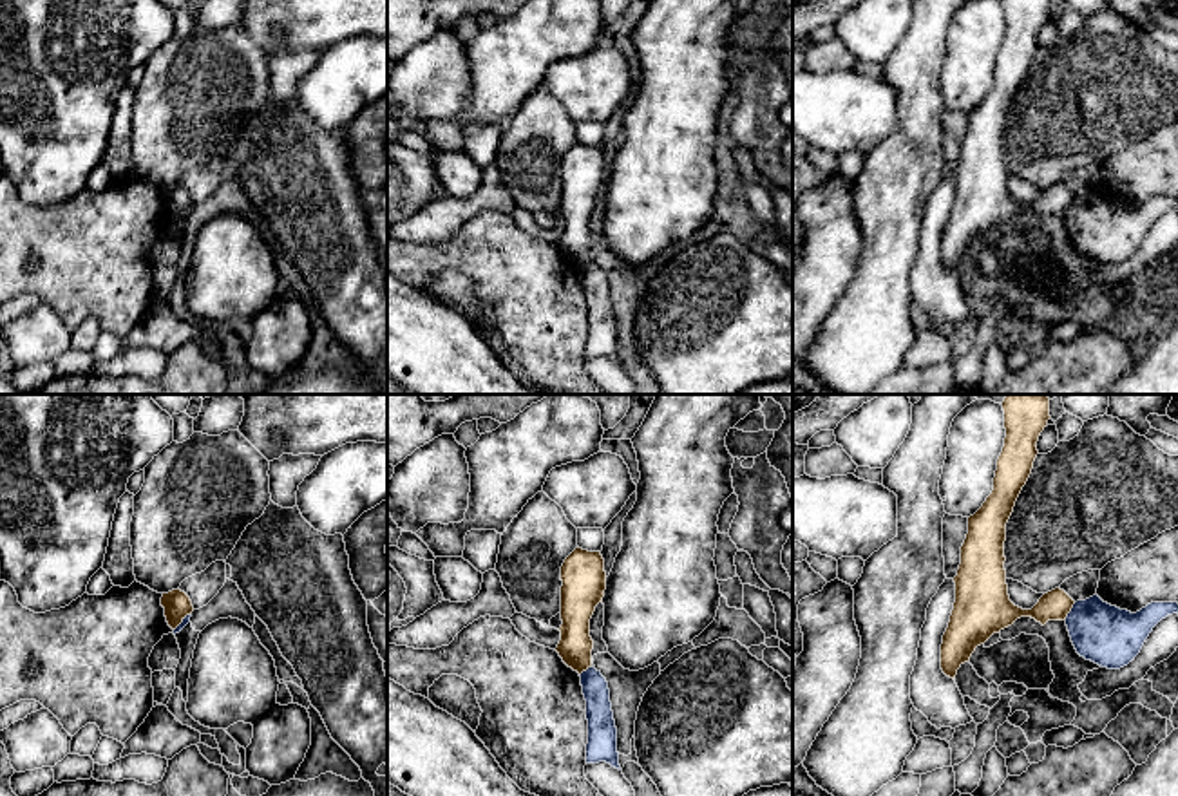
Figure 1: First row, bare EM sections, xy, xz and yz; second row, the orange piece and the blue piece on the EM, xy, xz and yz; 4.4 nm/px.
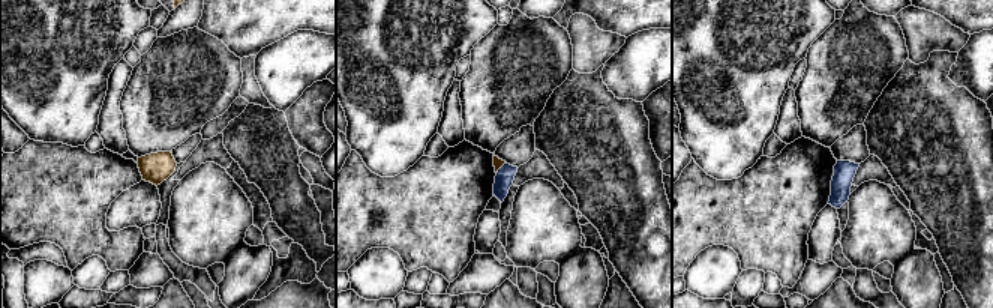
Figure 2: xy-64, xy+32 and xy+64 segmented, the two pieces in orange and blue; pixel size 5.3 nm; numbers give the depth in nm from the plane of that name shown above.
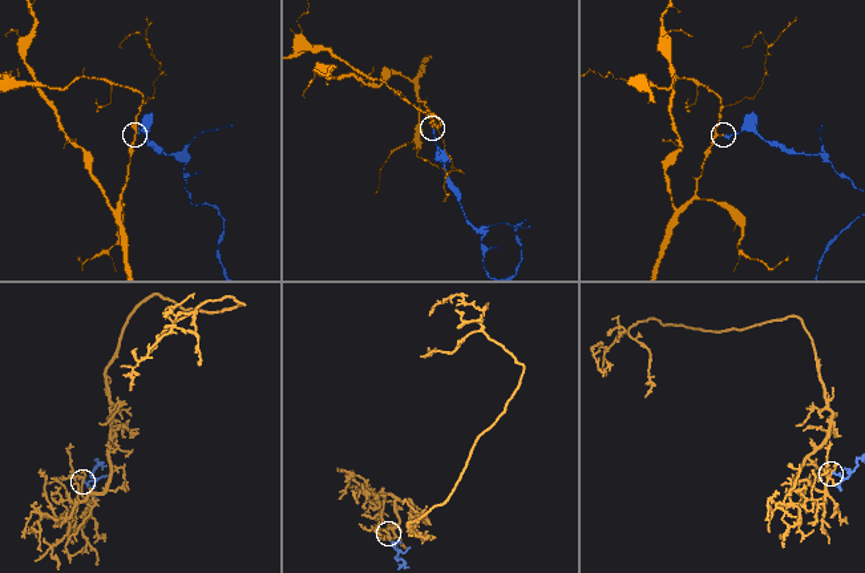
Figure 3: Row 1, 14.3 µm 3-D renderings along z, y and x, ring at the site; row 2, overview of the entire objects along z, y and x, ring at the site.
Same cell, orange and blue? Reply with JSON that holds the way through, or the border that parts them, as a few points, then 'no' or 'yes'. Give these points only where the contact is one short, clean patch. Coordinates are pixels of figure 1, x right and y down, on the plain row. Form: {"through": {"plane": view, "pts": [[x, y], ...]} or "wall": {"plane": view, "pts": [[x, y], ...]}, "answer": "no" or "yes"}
{"wall": {"plane": "yz", "pts": [[1075, 198], [1064, 214]]}, "answer": "no"}

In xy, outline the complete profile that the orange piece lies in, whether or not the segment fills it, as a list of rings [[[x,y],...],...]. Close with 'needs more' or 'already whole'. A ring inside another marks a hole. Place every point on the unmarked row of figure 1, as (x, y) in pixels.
[[[179,183],[163,188],[161,201],[165,203],[165,212],[172,224],[176,224],[183,213],[194,206],[190,192]]]; already whole

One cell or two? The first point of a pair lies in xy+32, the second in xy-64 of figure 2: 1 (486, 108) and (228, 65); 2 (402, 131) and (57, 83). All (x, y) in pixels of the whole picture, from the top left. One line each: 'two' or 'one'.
1: one
2: one

